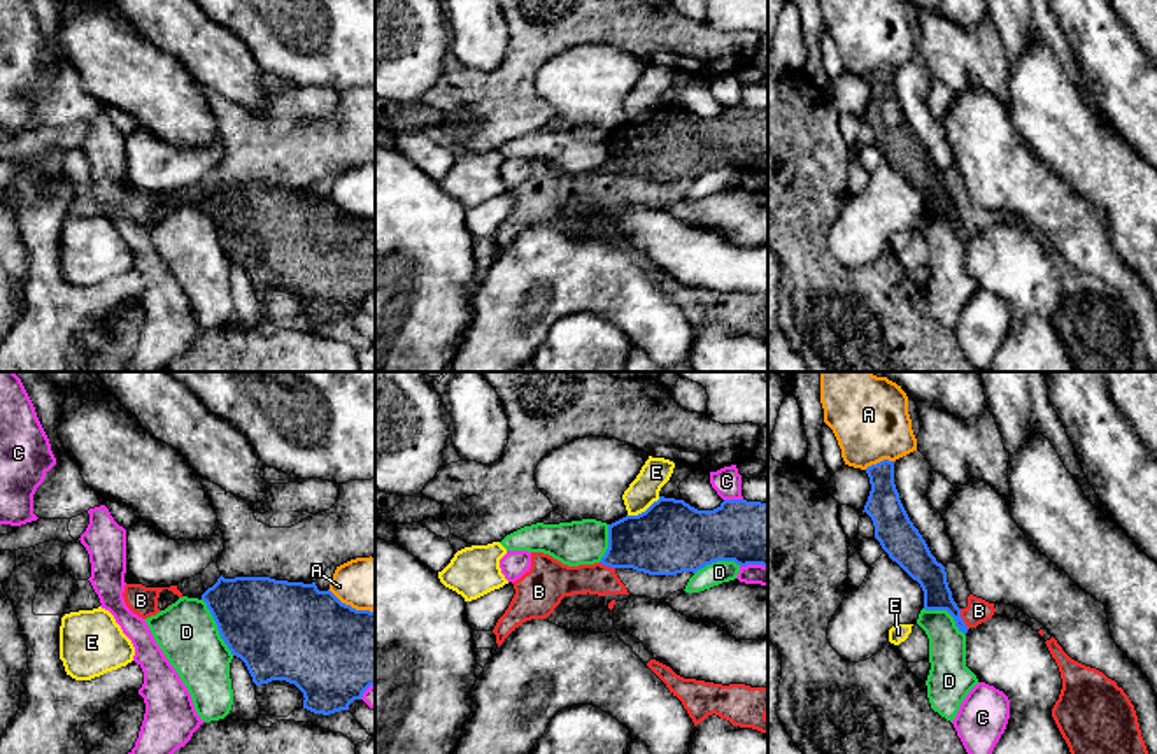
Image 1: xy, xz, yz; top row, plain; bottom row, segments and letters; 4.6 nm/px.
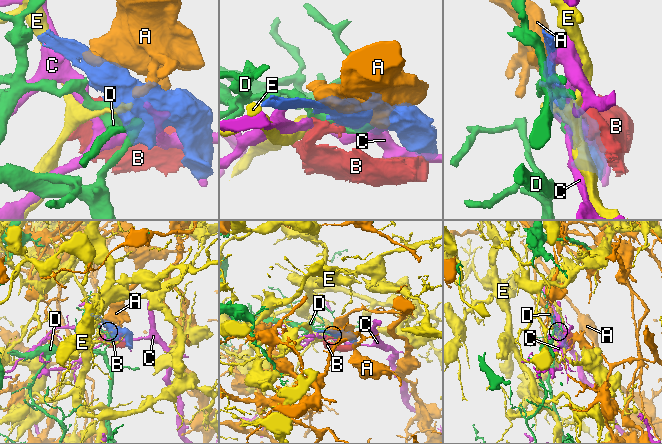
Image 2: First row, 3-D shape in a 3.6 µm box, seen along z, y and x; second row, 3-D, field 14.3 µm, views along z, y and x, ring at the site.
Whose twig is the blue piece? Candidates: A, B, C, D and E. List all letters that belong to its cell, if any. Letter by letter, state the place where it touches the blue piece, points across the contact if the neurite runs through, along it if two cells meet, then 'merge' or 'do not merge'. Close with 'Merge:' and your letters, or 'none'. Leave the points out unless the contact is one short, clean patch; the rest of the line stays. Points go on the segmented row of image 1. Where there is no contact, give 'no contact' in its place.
A: meets blue in yz at (879, 463); do not merge
B: meets blue in yz at (961, 619); merge
C: meets blue in xz at (733, 500); do not merge
D: meets blue in xy at (218, 626); do not merge
E: meets blue in xz at (645, 511); border along xz (660, 497), (644, 511), (628, 516); do not merge
Merge: B

